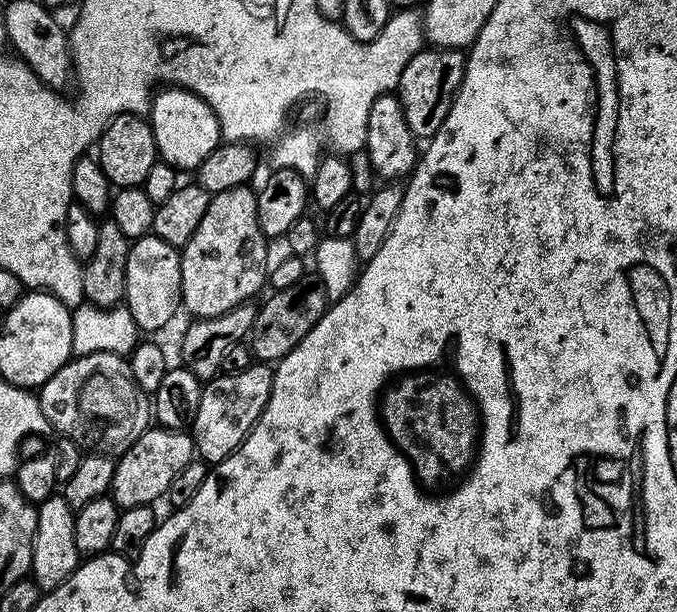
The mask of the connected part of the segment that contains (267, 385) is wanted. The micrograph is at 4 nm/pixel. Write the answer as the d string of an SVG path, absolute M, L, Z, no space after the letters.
M256 362L240 373L223 373L212 377L201 387L196 413L190 421L190 435L195 455L215 466L248 437L258 422L272 389L273 369L267 363Z

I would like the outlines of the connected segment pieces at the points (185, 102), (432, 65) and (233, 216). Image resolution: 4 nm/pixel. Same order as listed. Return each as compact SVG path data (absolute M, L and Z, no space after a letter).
M168 88L153 95L150 123L159 159L177 170L196 169L222 142L220 123L210 106L202 98L183 88Z
M422 50L406 62L406 70L402 70L402 78L398 78L394 94L400 99L405 125L417 141L431 140L442 126L460 89L465 59L465 53L460 50Z
M248 186L231 188L215 193L206 206L206 214L198 222L194 234L179 249L180 254L180 302L183 311L189 312L189 317L203 318L226 314L240 304L249 303L252 295L265 287L266 269L269 267L266 237L258 226L258 206L256 192Z

